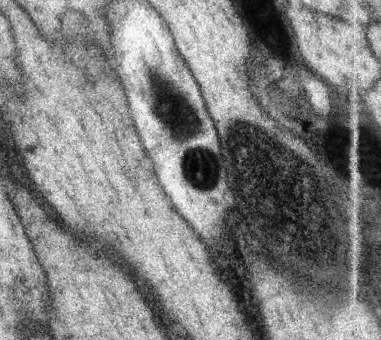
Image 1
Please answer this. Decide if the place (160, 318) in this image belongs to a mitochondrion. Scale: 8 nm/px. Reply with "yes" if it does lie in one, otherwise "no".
no

